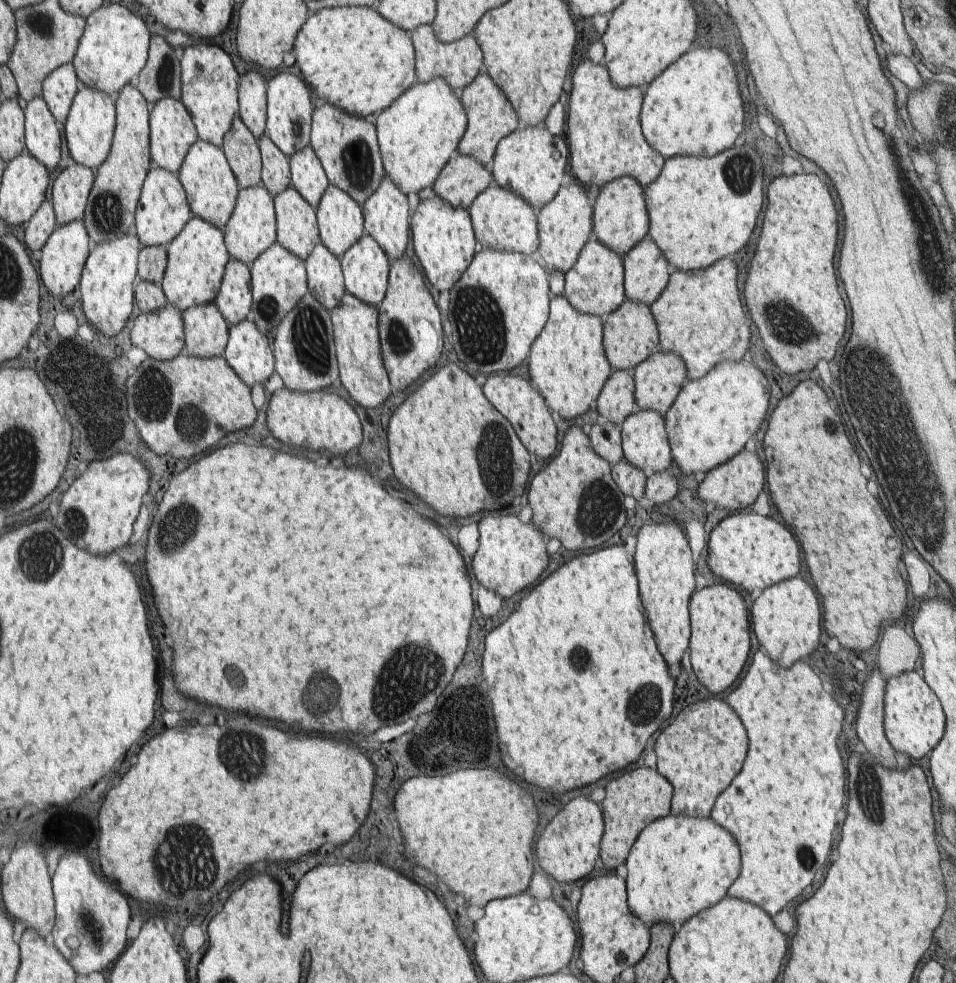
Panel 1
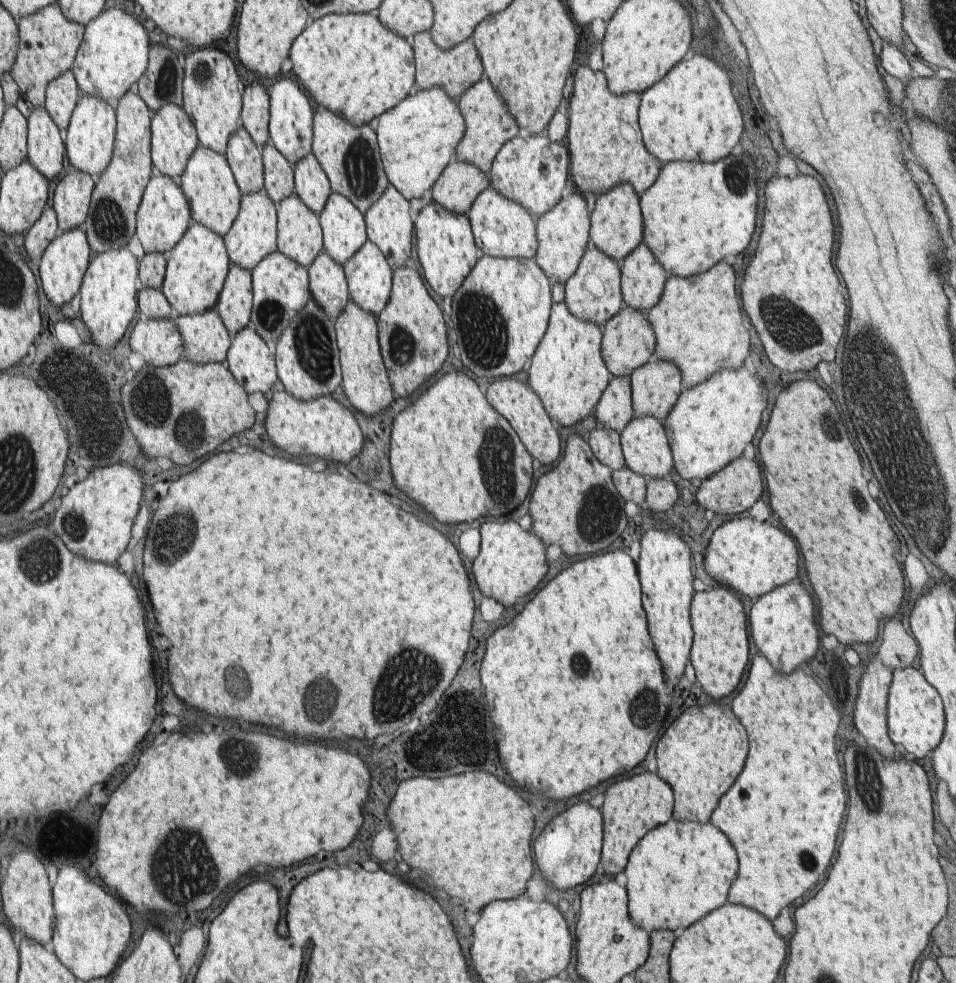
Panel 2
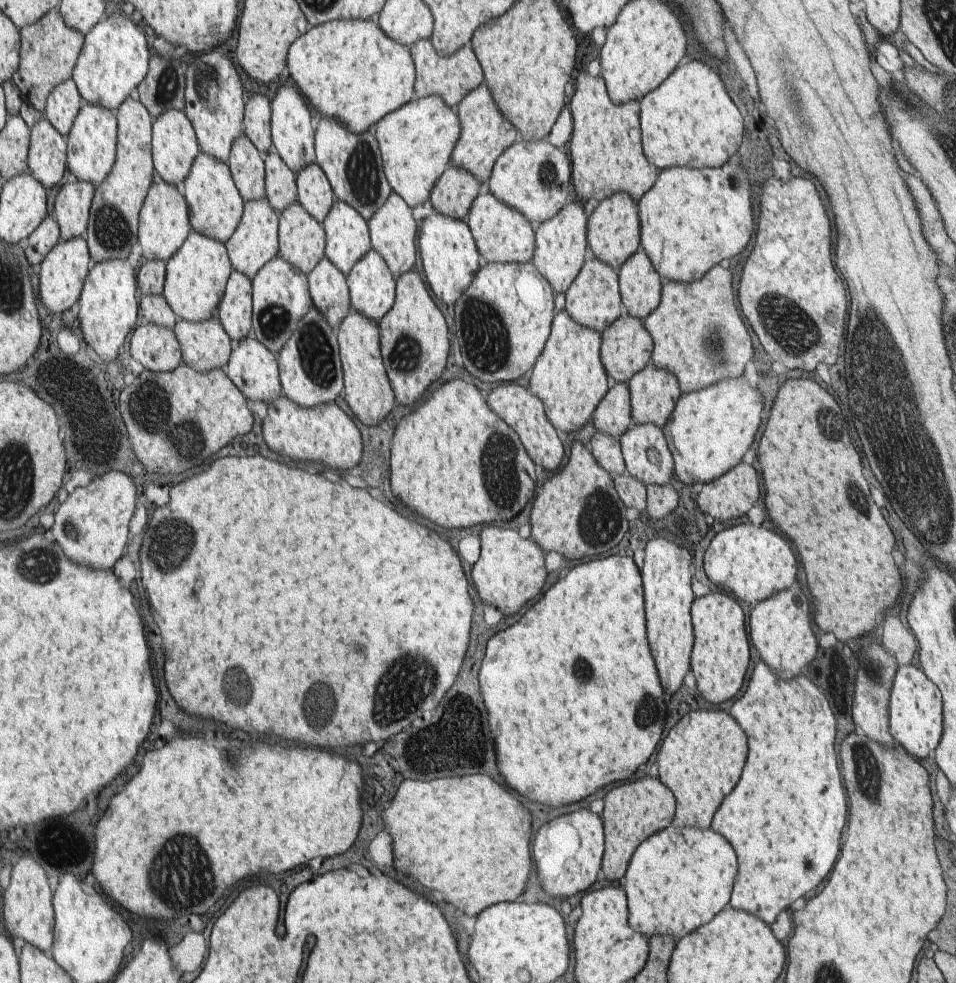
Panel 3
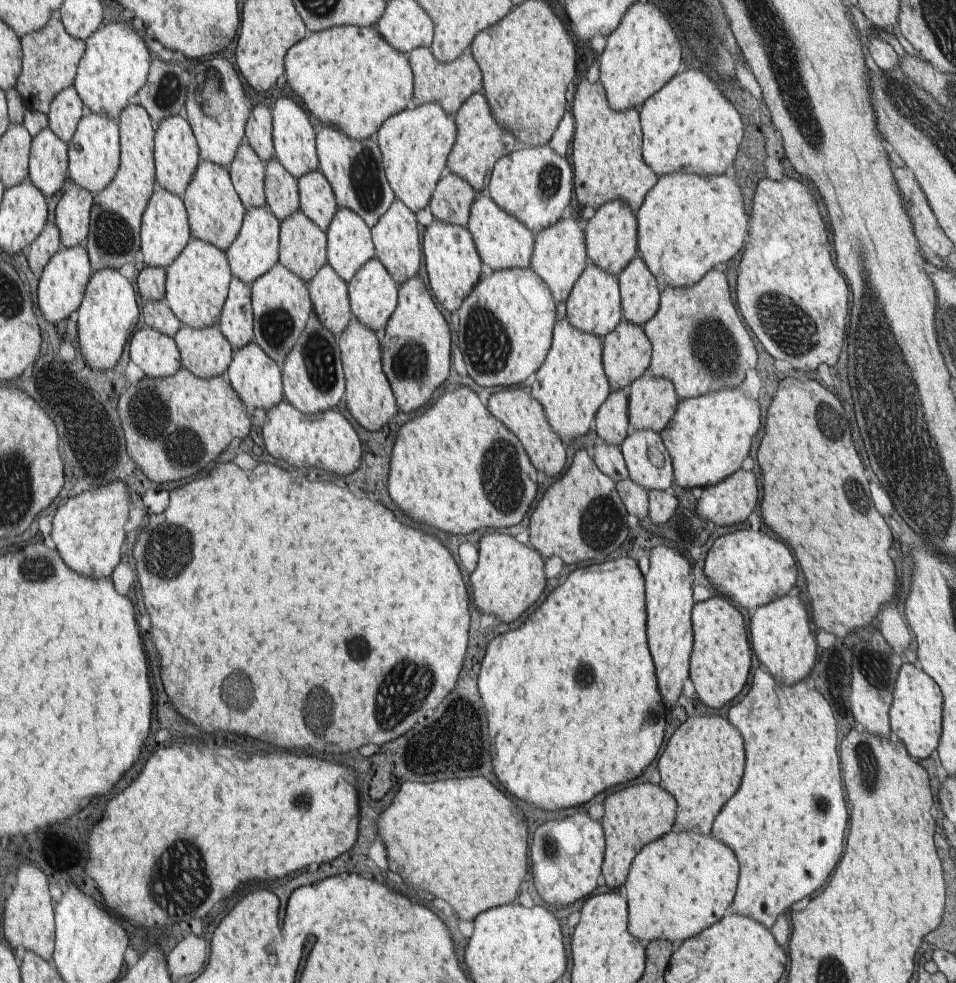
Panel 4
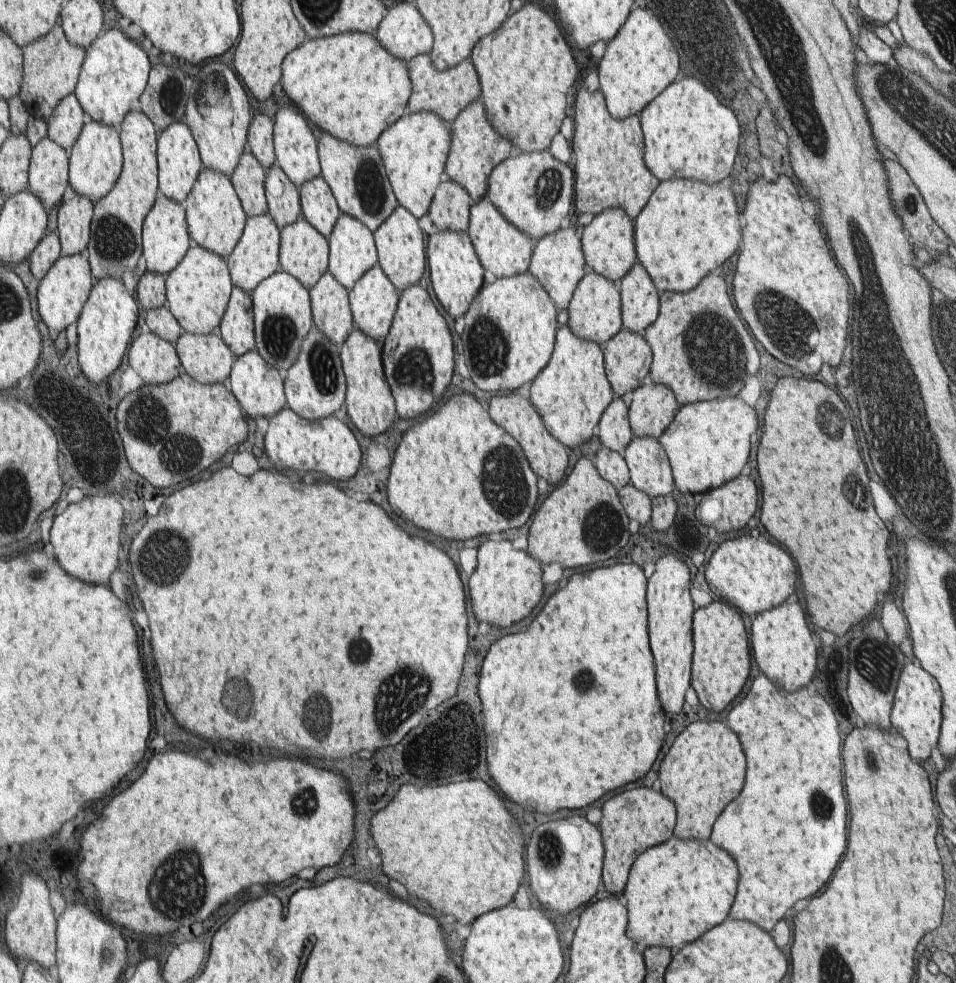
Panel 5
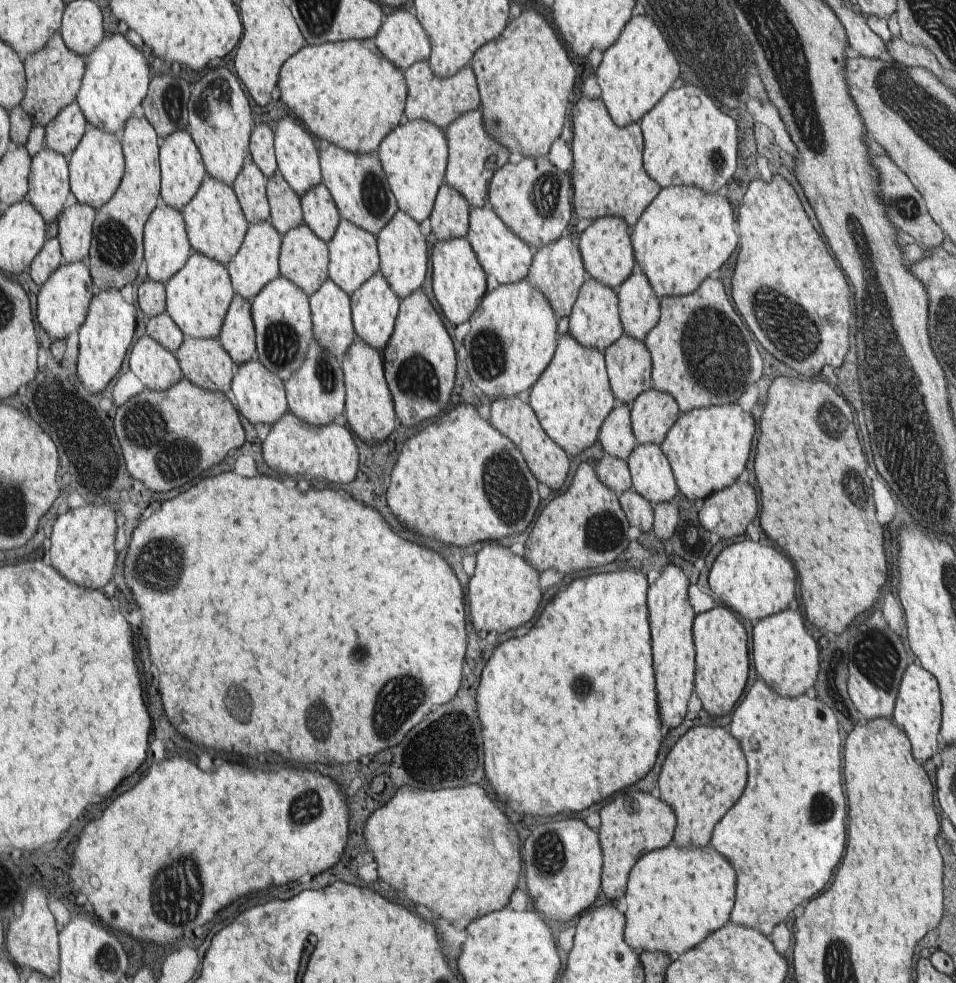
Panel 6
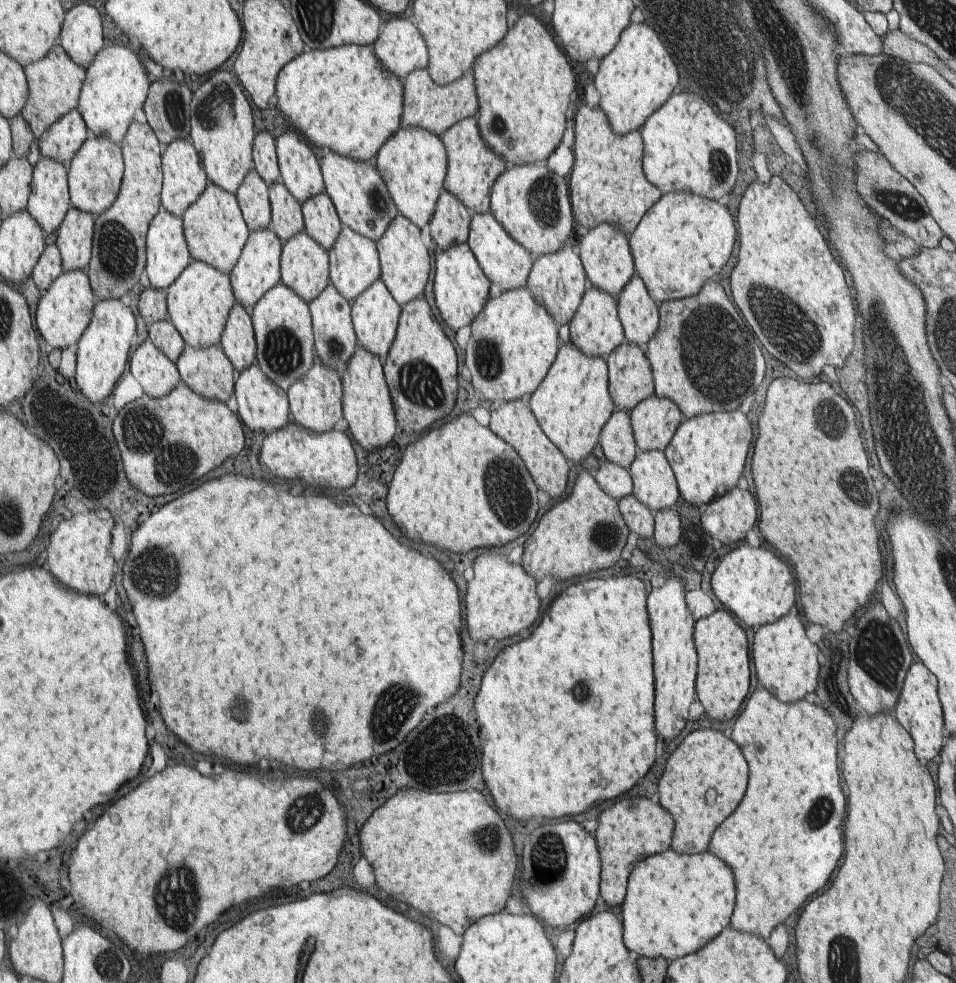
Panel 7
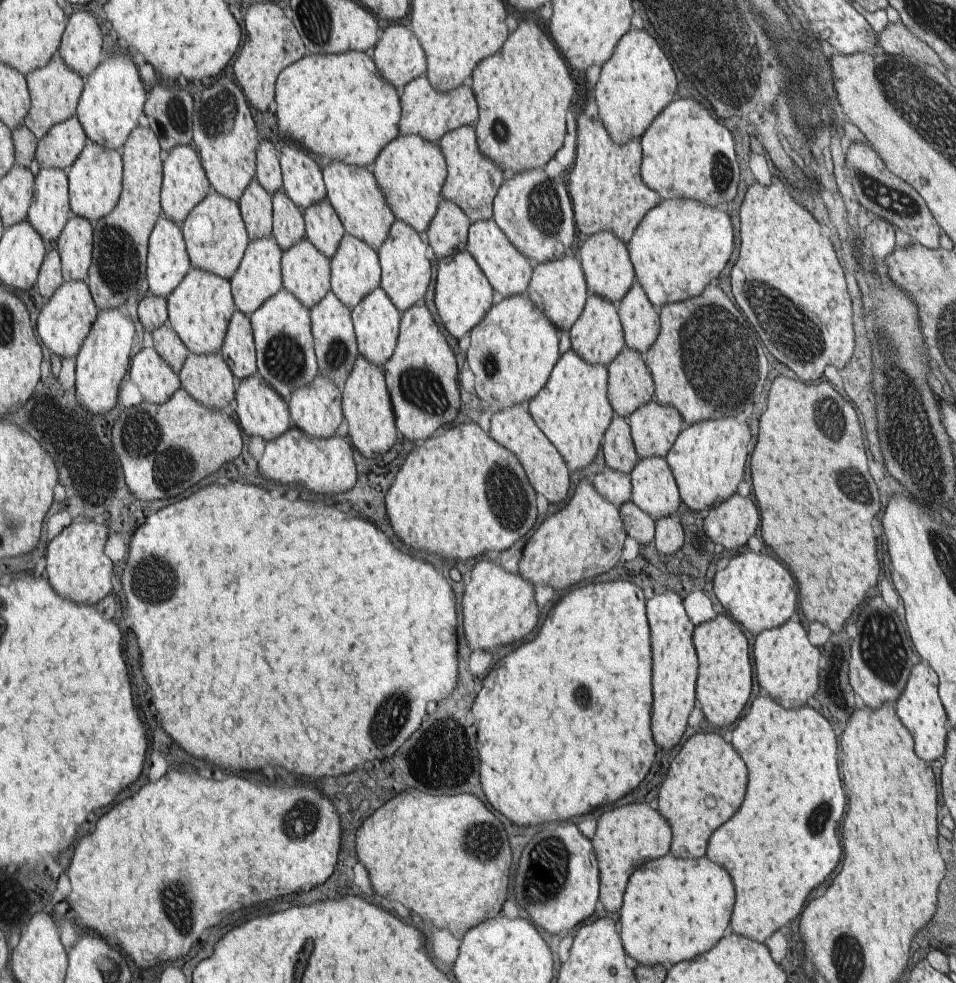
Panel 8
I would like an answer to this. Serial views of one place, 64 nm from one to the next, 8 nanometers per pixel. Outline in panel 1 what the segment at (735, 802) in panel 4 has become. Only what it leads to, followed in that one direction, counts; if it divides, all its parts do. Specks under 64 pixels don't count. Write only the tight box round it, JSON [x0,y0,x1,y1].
[710,648,848,919]

